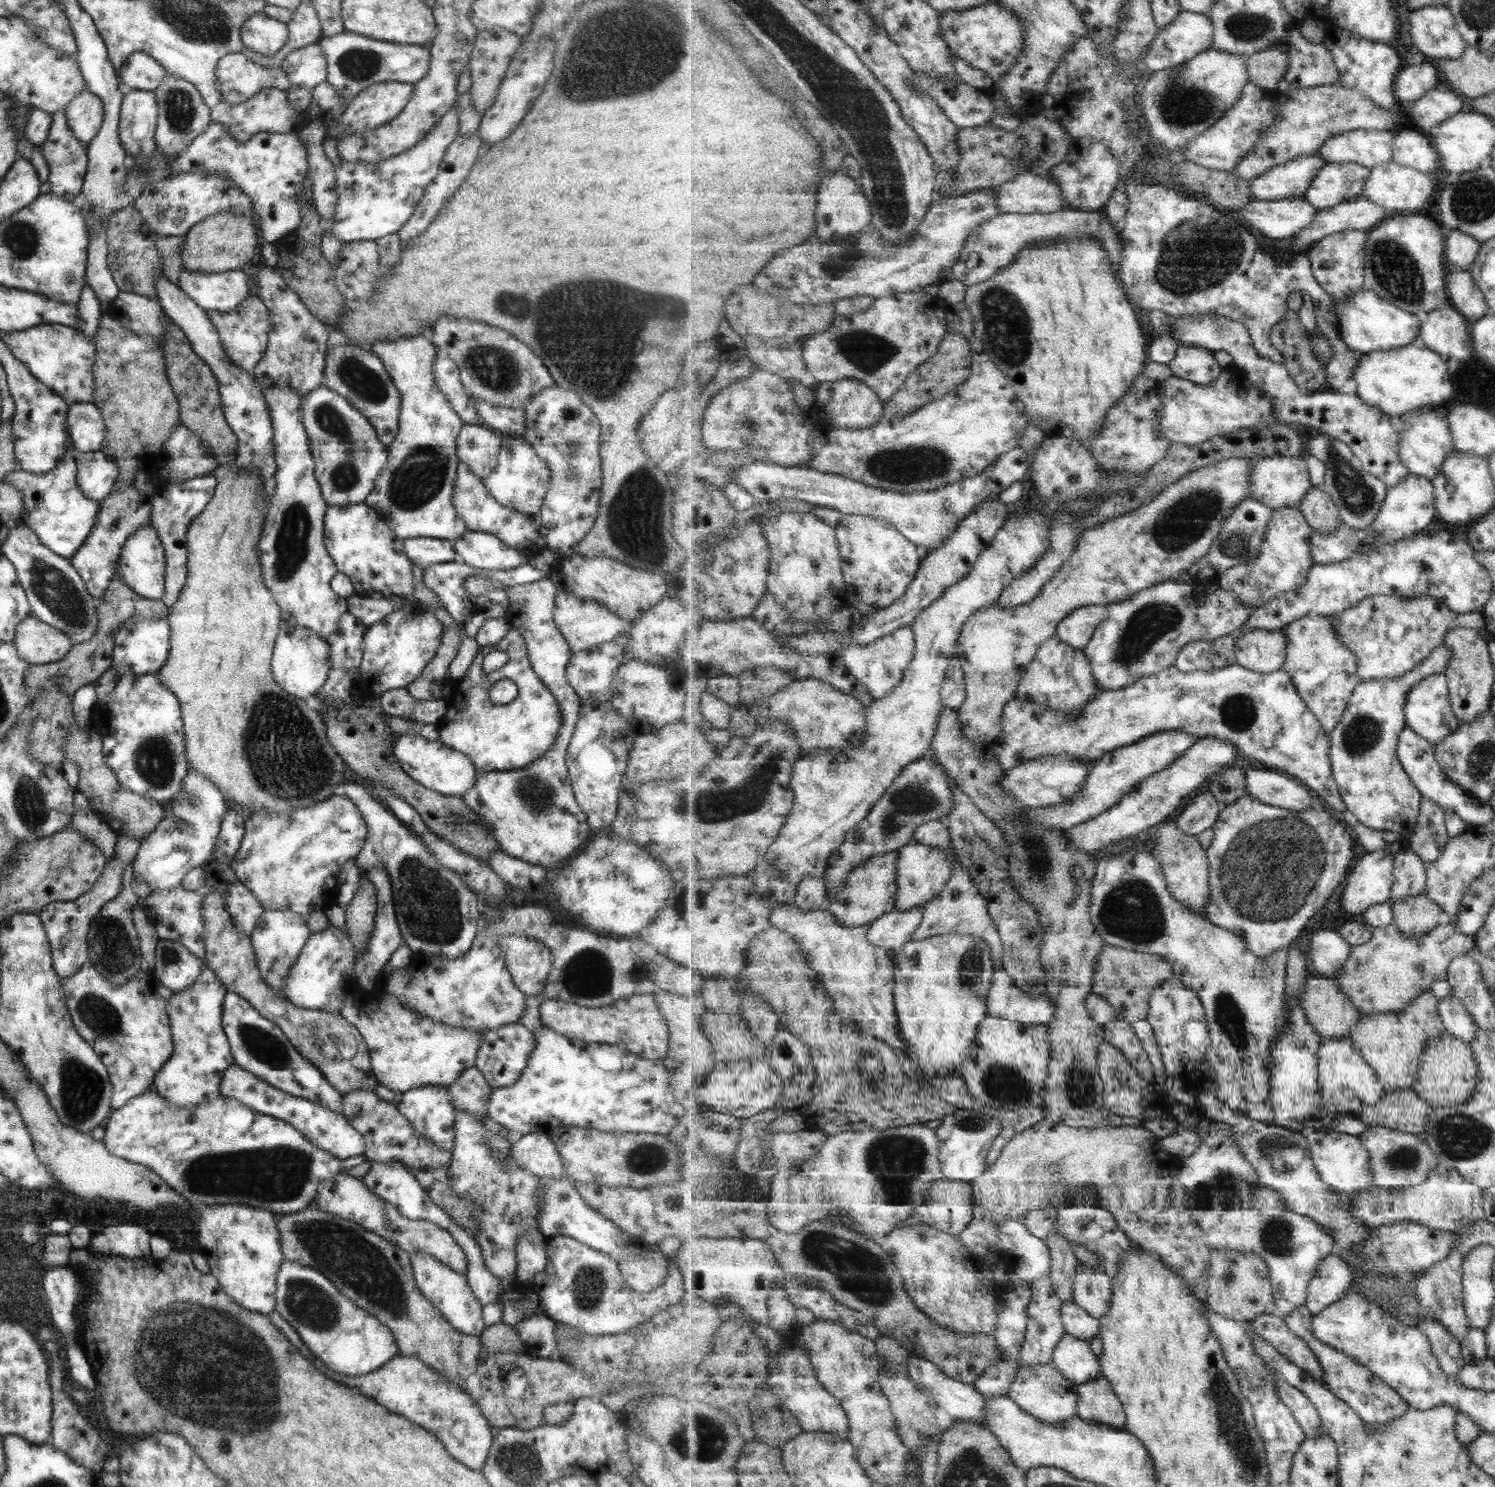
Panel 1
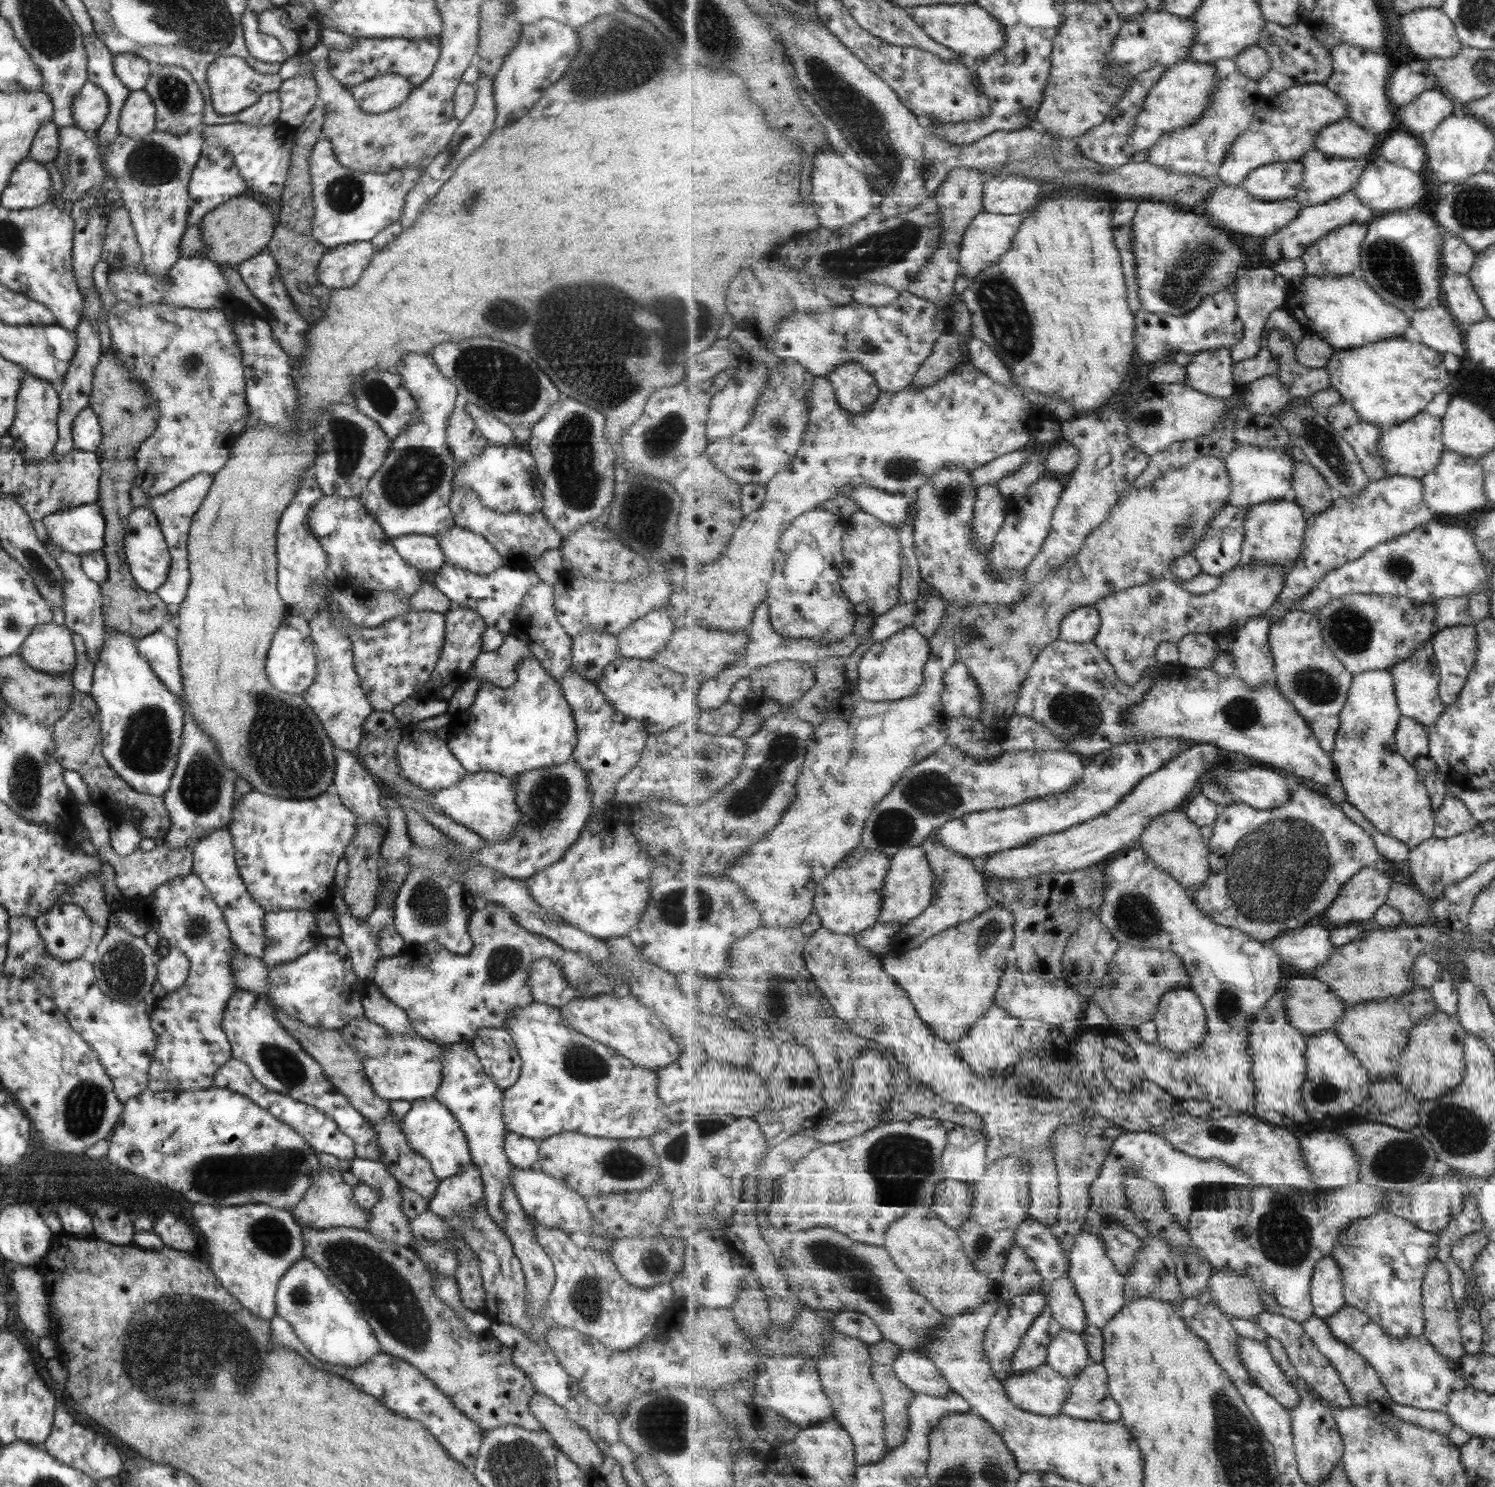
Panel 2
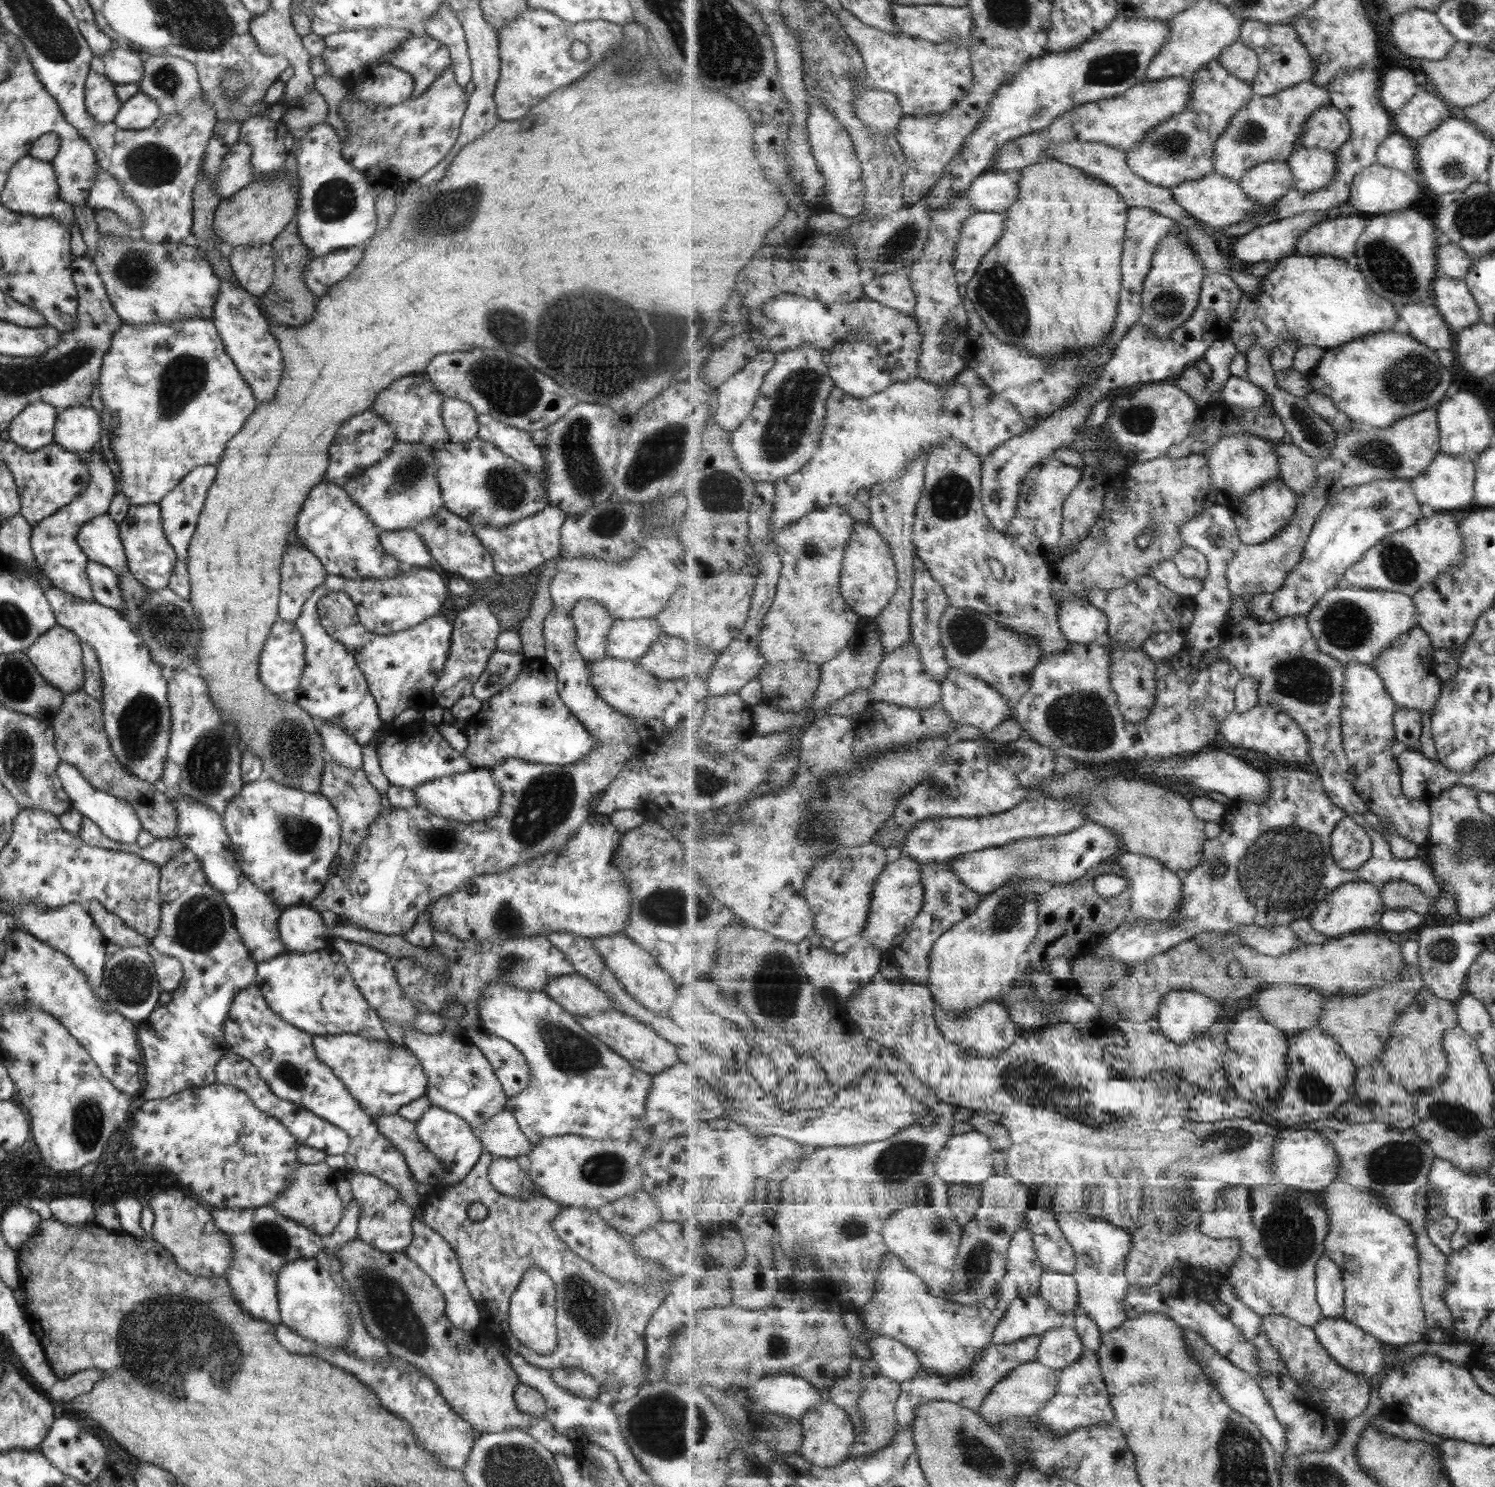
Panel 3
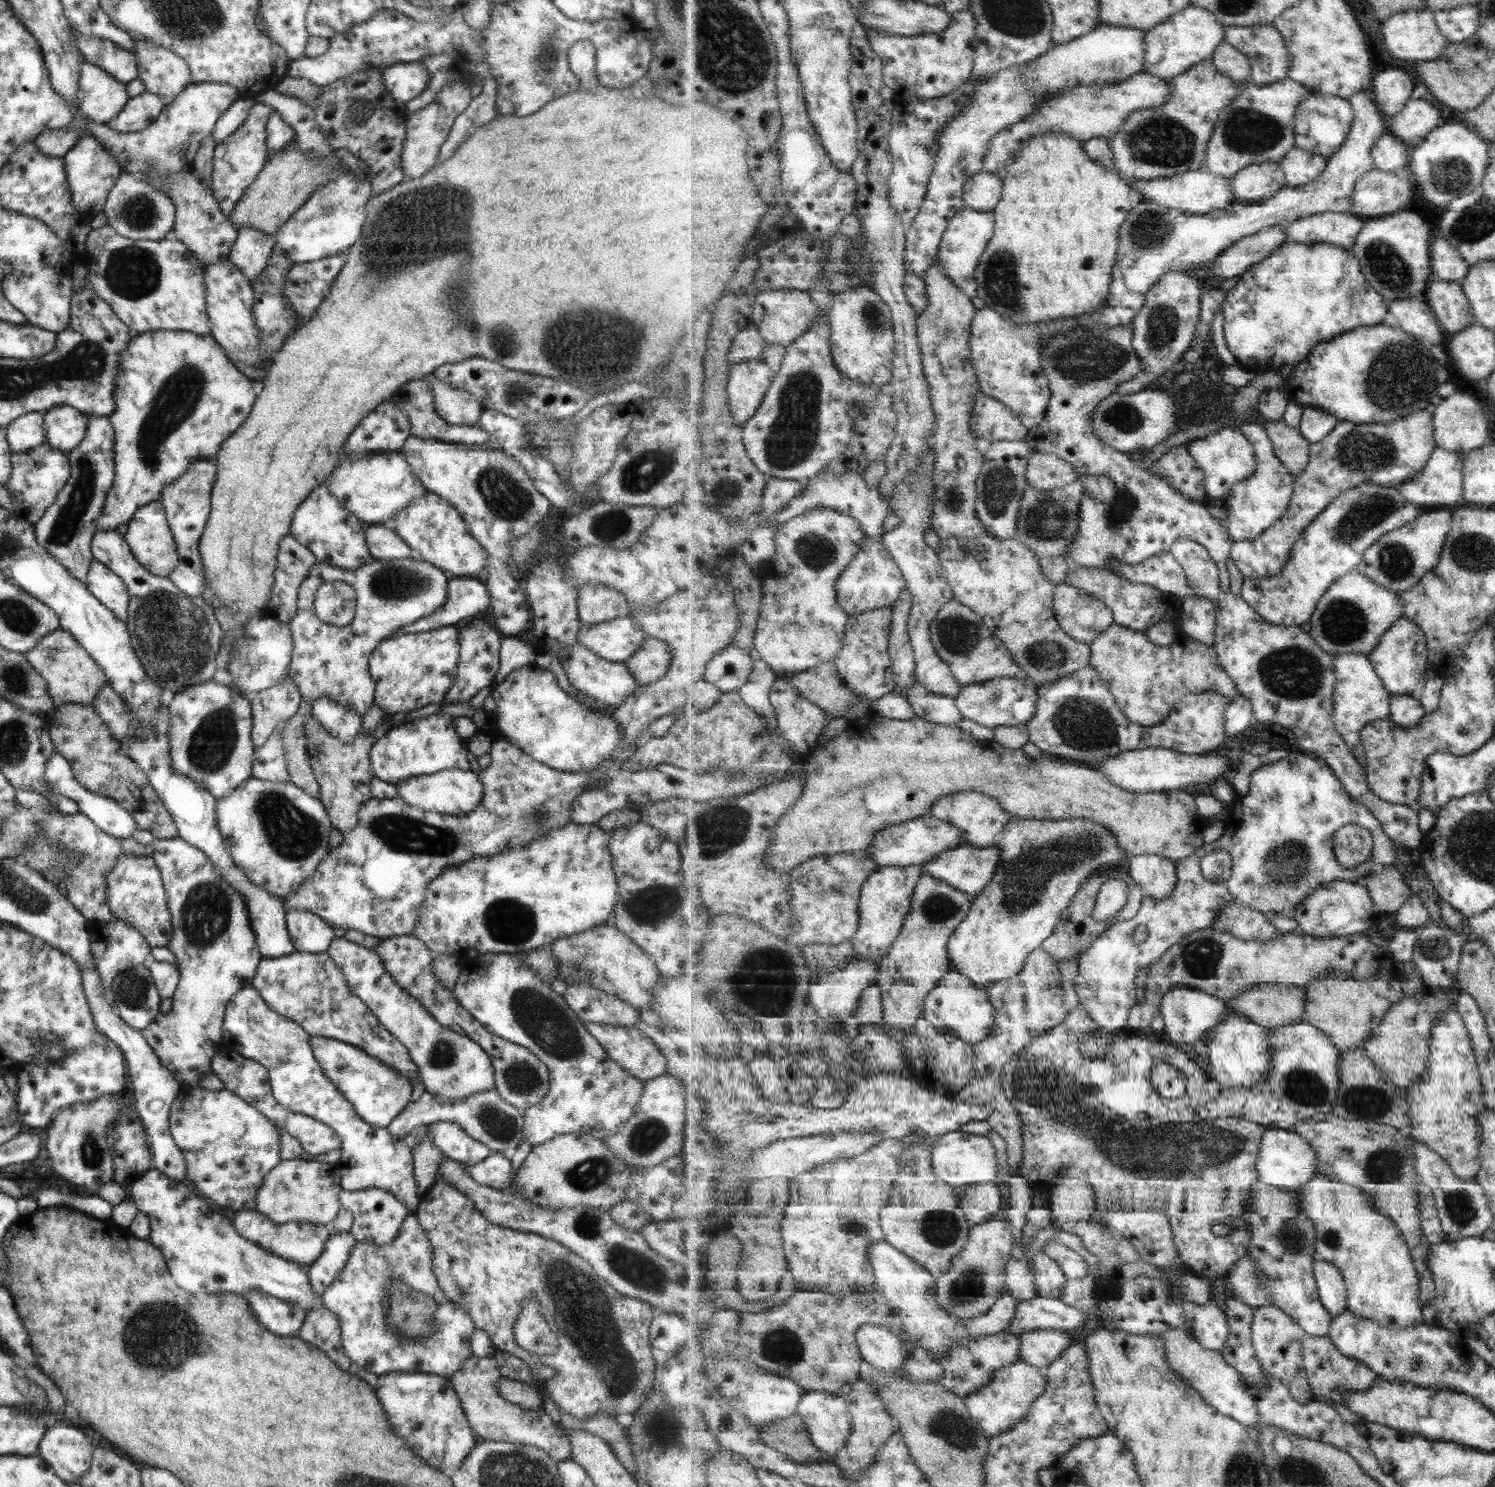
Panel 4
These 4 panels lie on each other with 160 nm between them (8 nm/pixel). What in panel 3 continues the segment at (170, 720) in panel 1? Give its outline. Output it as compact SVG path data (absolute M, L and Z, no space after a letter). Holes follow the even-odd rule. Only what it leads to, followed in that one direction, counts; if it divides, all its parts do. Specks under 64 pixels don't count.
M50 582L49 587L42 588L53 611L56 624L71 631L79 641L93 647L100 666L102 720L105 735L113 757L125 770L137 779L156 785L165 766L165 755L169 745L169 706L167 706L166 678L161 674L161 667L150 657L136 630L115 609L97 604L94 600L78 600L68 596Z

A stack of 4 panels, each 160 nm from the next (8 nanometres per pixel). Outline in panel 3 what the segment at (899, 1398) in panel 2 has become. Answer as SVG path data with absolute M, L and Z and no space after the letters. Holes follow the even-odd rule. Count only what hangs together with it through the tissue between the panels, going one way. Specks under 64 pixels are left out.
M865 1359L863 1363L864 1391L860 1396L858 1407L864 1418L866 1428L856 1435L856 1444L852 1446L851 1457L864 1456L885 1448L892 1443L898 1431L896 1406L901 1394L901 1383L895 1382L884 1374L881 1367L873 1359Z

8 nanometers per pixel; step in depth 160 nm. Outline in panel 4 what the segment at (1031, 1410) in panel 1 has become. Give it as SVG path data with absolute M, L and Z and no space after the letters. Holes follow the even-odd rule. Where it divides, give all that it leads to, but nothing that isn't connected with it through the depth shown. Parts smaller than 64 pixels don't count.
M1019 1360L1011 1366L999 1369L989 1384L965 1396L964 1401L972 1417L991 1438L1003 1434L1023 1420L1031 1405L1047 1390L1048 1386L1048 1378L1040 1368Z

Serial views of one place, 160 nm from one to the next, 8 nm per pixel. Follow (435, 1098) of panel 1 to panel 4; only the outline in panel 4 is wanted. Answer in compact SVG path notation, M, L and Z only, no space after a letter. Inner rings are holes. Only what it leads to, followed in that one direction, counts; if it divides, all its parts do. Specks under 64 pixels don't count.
M434 1122L426 1126L430 1143L447 1159L473 1166L481 1162L490 1150L473 1140L459 1125L450 1122Z

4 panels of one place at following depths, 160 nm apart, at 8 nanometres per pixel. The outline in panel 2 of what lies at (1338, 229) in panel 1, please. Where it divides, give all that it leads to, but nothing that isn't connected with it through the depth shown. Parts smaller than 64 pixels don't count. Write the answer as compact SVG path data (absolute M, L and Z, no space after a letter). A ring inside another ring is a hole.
M1352 190L1325 204L1302 207L1300 215L1287 228L1280 230L1273 237L1264 238L1265 242L1261 245L1263 255L1273 262L1302 258L1309 247L1313 247L1314 243L1332 233L1332 230L1353 223L1367 225L1375 219L1375 212L1365 206Z

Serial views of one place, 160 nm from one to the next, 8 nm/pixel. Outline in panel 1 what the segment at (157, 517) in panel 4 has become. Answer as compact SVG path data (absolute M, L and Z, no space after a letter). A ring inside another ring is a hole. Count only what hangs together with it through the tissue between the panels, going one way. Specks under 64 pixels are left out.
M150 524L134 530L133 534L125 539L116 560L116 572L121 580L124 580L125 586L147 600L160 600L163 596L165 567L166 560L161 541Z

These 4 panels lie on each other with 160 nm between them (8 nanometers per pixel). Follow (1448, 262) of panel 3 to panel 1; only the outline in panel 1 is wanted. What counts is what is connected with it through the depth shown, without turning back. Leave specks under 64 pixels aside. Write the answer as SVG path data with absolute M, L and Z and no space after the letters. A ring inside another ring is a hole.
M1450 230L1445 242L1445 257L1456 270L1470 271L1479 257L1479 243L1472 235L1461 230Z

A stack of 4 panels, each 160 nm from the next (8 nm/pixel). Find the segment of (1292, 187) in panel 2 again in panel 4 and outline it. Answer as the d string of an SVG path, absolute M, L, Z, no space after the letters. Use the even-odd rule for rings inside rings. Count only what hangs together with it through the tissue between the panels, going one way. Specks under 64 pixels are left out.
M1275 161L1246 166L1230 180L1233 194L1241 203L1260 202L1287 186L1284 170Z

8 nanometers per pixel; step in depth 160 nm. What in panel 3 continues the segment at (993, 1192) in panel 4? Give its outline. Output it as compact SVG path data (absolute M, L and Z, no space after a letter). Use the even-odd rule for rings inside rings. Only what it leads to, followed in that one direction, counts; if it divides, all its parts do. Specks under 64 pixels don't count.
M950 1183L946 1187L949 1188L949 1200L957 1223L965 1226L972 1222L981 1207L982 1183L976 1185Z

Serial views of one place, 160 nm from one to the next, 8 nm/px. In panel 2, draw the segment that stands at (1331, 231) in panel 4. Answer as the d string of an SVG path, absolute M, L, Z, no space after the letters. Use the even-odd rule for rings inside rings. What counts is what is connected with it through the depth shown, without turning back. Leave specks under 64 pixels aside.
M1341 225L1303 254L1304 272L1309 275L1354 275L1360 273L1361 250L1369 227Z

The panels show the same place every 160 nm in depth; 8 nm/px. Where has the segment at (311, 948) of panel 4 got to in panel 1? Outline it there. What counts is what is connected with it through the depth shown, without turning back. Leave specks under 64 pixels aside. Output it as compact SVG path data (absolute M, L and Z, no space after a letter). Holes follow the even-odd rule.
M280 910L263 911L261 913L258 923L250 934L250 943L261 980L271 988L273 993L281 994L281 988L286 983L286 975L290 966L293 966L293 963L297 960L301 947L311 933L305 923L305 917L300 914Z

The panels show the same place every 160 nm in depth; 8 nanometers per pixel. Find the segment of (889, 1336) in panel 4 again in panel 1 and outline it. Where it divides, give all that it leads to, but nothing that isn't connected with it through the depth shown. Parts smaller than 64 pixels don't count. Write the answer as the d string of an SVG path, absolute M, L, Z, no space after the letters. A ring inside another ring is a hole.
M915 1354L910 1355L906 1366L912 1381L916 1382L916 1385L921 1387L921 1390L932 1395L936 1399L938 1406L944 1409L953 1420L979 1422L983 1416L986 1416L986 1400L974 1385L961 1382L960 1379L951 1378L936 1363Z

